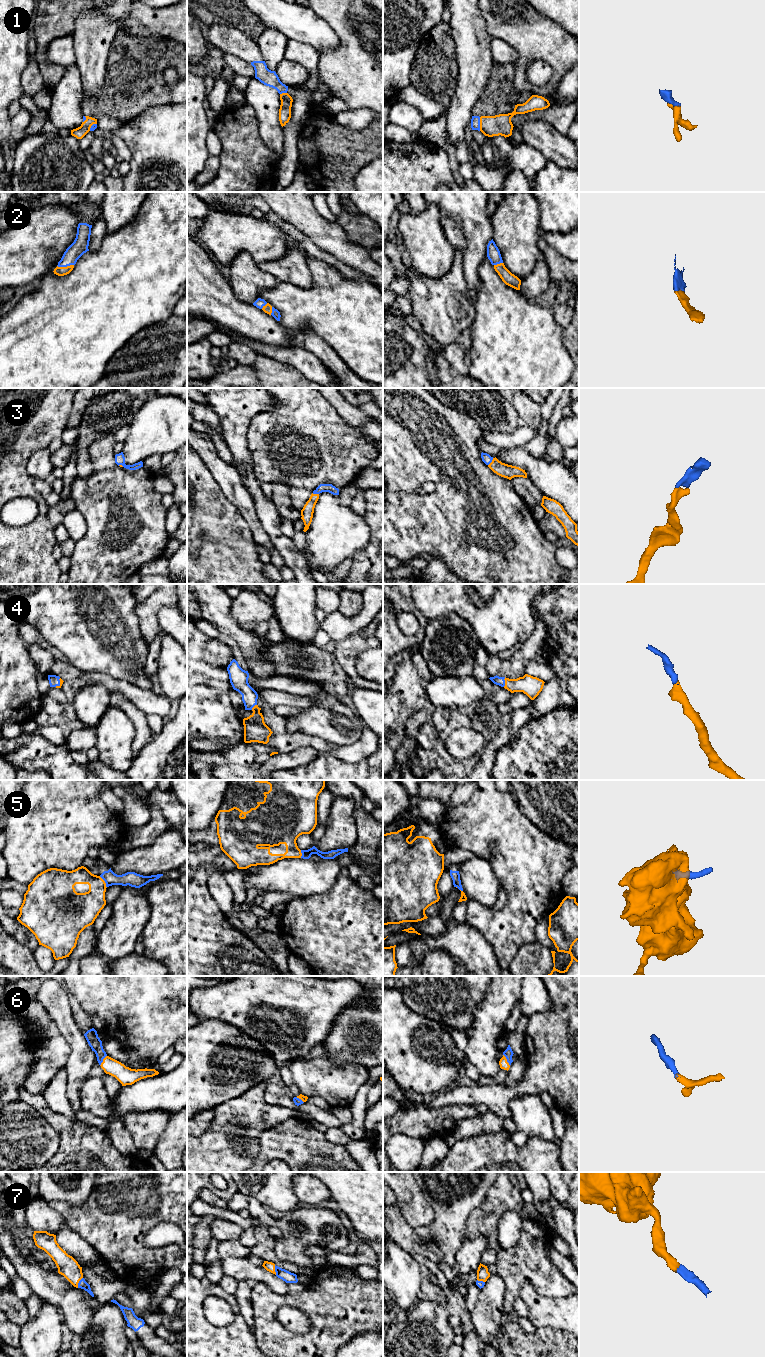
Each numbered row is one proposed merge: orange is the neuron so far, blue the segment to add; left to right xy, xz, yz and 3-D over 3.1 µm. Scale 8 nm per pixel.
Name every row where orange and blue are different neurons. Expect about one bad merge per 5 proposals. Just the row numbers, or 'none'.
5

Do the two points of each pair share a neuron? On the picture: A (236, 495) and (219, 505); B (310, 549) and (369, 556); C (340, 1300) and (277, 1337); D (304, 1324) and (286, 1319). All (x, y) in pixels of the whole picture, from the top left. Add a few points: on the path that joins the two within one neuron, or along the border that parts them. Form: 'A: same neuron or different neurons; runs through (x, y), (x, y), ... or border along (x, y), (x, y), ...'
A: different neurons; border along (215, 480), (222, 493), (235, 506), (243, 518)
B: different neurons; border along (369, 535), (367, 545), (352, 556)
C: same neuron; runs through (329, 1317), (306, 1340), (294, 1340)
D: same neuron; runs through (300, 1324), (290, 1319)

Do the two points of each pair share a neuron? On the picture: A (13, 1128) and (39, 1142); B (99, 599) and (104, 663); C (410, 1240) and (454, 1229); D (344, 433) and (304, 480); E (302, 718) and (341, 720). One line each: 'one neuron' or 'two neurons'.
A: one neuron
B: one neuron
C: one neuron
D: one neuron
E: one neuron

